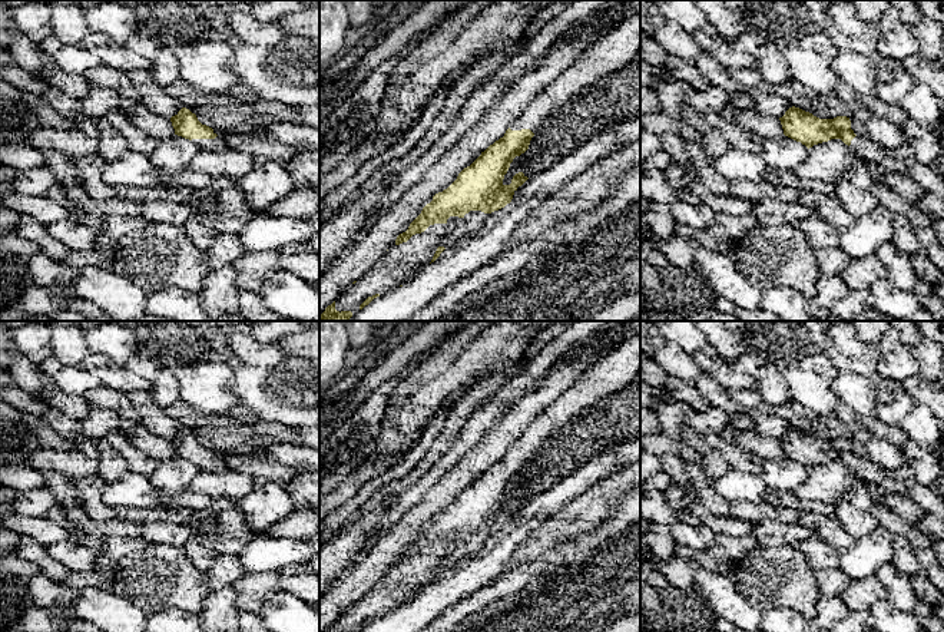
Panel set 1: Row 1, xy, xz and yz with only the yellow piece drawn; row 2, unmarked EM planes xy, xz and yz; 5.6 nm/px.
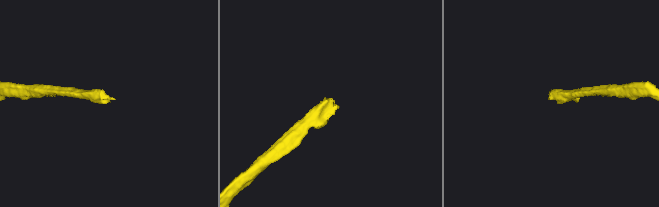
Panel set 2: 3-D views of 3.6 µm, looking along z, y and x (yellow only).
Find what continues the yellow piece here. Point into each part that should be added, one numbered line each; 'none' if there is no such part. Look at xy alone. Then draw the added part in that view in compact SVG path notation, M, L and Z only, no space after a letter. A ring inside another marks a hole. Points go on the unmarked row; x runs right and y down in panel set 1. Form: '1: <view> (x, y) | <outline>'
1: xy (225, 462) | M213 450L218 457L215 460L192 460L199 470L209 473L235 471L235 453Z

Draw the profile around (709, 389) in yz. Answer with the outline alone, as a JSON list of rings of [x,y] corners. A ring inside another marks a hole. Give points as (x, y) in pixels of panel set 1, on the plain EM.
[[[703,374],[692,383],[709,407],[718,407],[731,416],[742,413],[742,406],[731,398],[731,390],[723,388],[712,375]]]

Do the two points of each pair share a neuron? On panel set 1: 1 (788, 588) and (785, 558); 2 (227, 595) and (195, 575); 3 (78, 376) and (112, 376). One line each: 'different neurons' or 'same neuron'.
1: same neuron
2: different neurons
3: different neurons

